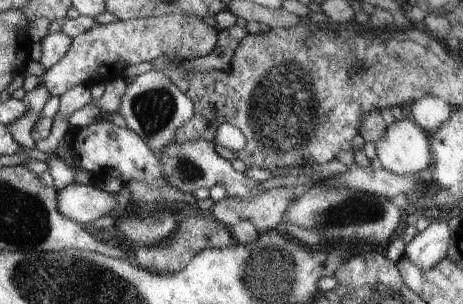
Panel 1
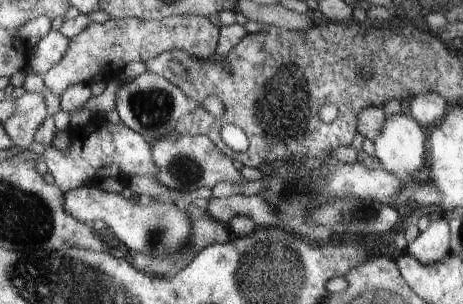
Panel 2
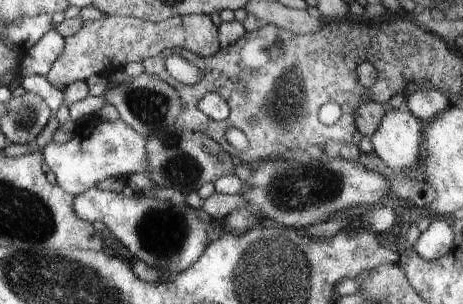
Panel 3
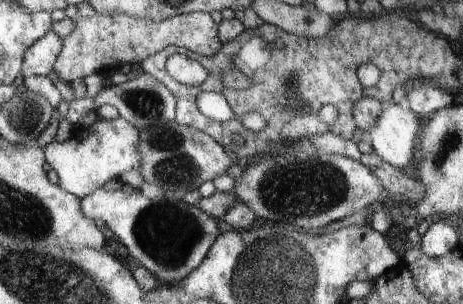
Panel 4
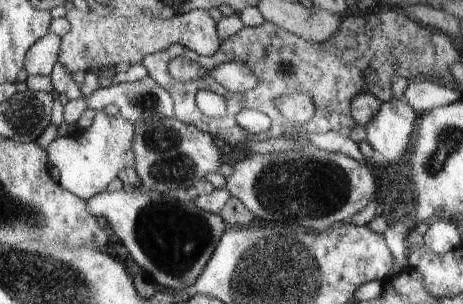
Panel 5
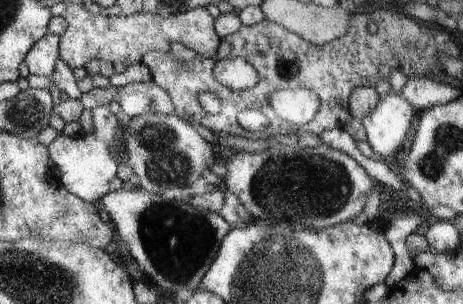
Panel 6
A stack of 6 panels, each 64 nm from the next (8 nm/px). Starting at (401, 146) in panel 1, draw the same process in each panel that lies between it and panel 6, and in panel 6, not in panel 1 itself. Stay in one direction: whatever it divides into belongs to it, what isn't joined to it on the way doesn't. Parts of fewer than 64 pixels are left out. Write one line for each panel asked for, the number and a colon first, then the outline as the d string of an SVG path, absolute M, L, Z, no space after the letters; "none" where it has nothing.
2: M399 112L399 114L389 116L383 122L377 138L373 140L373 148L375 148L373 156L381 162L381 168L385 172L395 174L405 184L409 180L409 174L419 170L423 166L423 162L425 162L423 160L425 158L425 142L427 142L425 128L413 116L407 116L407 114Z
3: M387 108L377 130L369 136L373 152L379 156L381 164L401 172L417 166L419 142L423 122L413 116L409 110Z
4: M383 104L377 122L365 132L373 152L395 170L411 164L413 140L417 136L419 116L405 104Z
5: M391 96L391 100L381 104L373 120L363 126L367 144L393 168L397 166L399 158L403 158L403 152L409 144L415 116L417 112L403 98Z
6: M399 92L381 96L377 106L361 118L365 140L373 152L379 156L391 156L403 142L413 114L413 106Z

